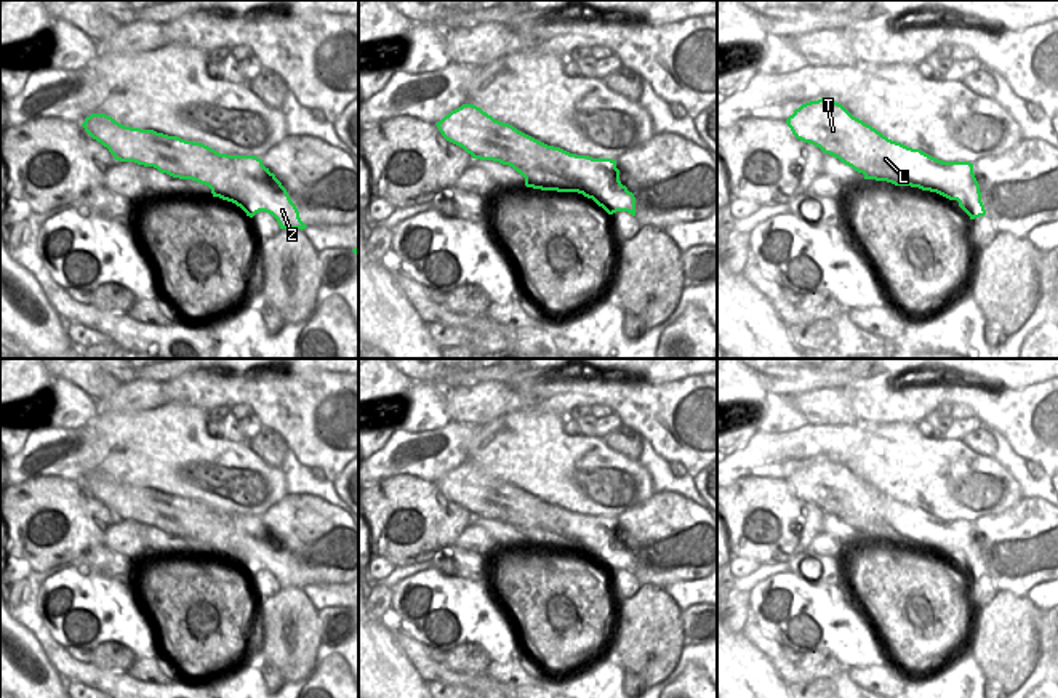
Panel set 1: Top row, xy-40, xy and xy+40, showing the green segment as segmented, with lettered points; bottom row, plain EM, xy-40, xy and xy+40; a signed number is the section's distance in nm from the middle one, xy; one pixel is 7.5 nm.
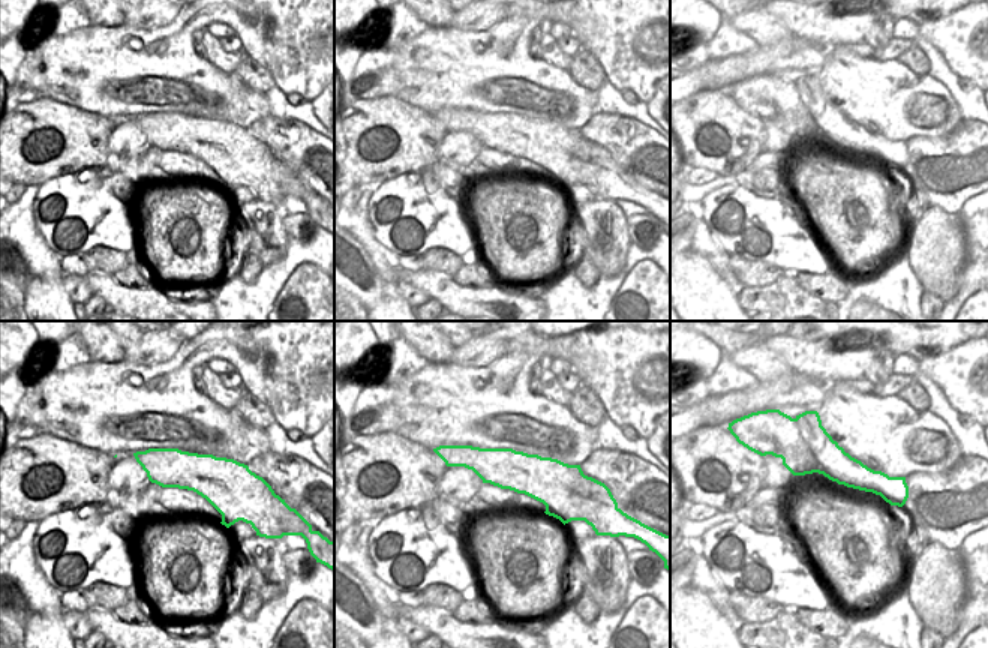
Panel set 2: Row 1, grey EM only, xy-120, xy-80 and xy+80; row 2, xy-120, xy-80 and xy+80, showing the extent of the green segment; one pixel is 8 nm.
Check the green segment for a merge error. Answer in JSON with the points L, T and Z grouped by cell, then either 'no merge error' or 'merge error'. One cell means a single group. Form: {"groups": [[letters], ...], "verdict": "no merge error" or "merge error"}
{"groups": [["L"], ["T", "Z"]], "verdict": "merge error"}

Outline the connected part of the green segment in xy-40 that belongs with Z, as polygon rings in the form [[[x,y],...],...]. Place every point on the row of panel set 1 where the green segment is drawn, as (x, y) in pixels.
[[[91,114],[82,123],[115,160],[154,166],[179,179],[192,179],[211,189],[213,197],[232,202],[246,216],[259,211],[272,215],[280,229],[306,229],[287,189],[266,166],[211,165],[214,149],[154,130],[125,126],[106,114]]]

